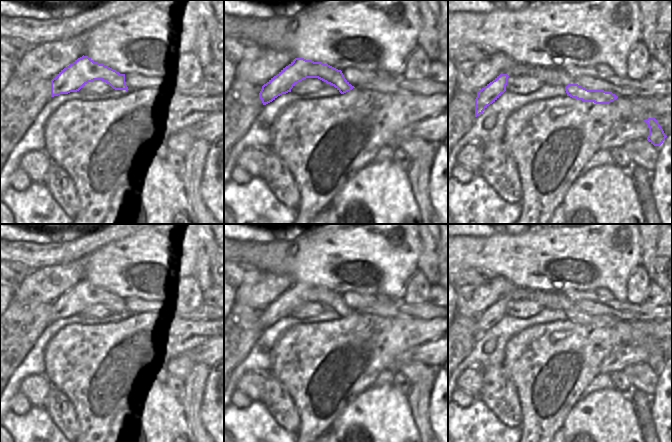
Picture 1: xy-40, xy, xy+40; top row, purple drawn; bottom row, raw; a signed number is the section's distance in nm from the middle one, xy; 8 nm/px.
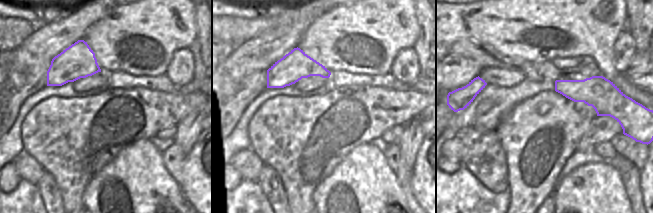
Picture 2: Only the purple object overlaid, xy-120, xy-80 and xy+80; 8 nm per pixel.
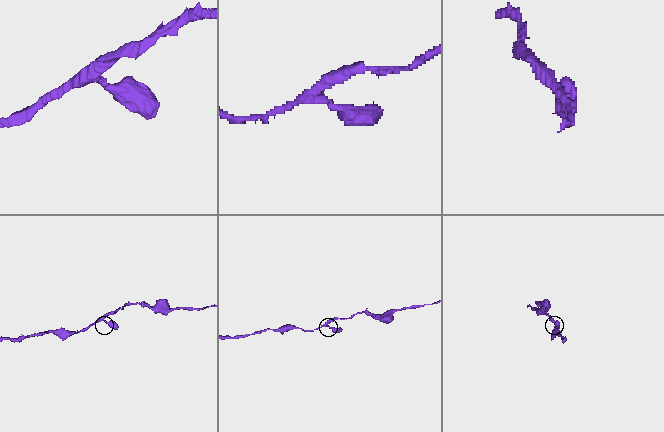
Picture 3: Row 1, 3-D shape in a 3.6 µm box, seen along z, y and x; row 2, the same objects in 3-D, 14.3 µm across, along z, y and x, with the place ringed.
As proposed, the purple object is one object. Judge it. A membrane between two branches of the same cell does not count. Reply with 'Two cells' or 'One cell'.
One cell.

